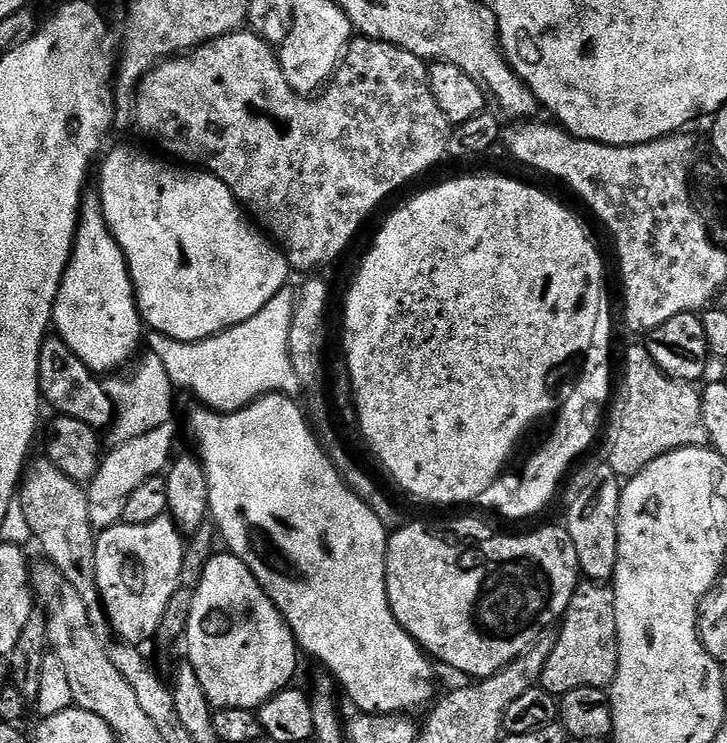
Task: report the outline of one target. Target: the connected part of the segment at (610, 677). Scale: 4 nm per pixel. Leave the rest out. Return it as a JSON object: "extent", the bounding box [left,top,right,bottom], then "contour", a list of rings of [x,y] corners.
{"extent":[539,582,618,697],"contour":[[[581,582],[576,585],[574,598],[570,598],[570,606],[564,612],[560,632],[555,633],[554,650],[550,650],[550,658],[546,662],[546,670],[542,670],[539,687],[545,688],[554,697],[565,696],[570,690],[579,688],[611,689],[614,678],[618,674],[618,622],[614,610],[616,595],[604,582]]]}

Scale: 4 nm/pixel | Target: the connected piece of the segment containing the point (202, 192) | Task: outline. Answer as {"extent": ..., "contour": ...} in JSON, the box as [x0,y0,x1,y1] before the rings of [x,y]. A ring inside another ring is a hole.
{"extent":[98,148,290,340],"contour":[[[112,148],[108,157],[100,164],[100,189],[98,195],[100,205],[104,211],[104,221],[108,224],[112,237],[118,242],[118,246],[124,251],[124,258],[128,263],[128,273],[132,275],[132,291],[136,298],[136,306],[140,309],[141,321],[151,331],[161,332],[171,340],[205,340],[216,336],[219,332],[225,332],[227,328],[238,326],[246,322],[246,318],[254,318],[274,294],[278,294],[289,283],[290,269],[284,253],[276,247],[275,243],[249,217],[246,215],[240,201],[234,198],[234,194],[222,183],[217,176],[213,176],[207,170],[184,170],[179,172],[171,163],[163,159],[155,160],[152,156],[143,156],[132,148]]]}

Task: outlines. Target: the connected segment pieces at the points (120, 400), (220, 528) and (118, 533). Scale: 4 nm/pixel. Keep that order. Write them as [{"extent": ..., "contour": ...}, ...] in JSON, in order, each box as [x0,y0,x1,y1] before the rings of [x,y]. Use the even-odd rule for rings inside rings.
[{"extent":[103,351,178,442],"contour":[[[145,351],[140,365],[129,376],[121,380],[108,378],[103,381],[104,389],[114,405],[114,429],[116,440],[123,442],[133,440],[155,428],[163,428],[172,416],[172,399],[178,395],[177,389],[170,382],[170,374],[166,374],[166,366],[153,352]]]},{"extent":[192,394,433,716],"contour":[[[284,394],[262,396],[240,412],[225,414],[211,410],[199,410],[200,412],[193,414],[192,432],[196,435],[197,446],[200,447],[198,459],[204,465],[206,482],[210,490],[210,502],[208,503],[210,520],[215,525],[219,539],[221,541],[224,539],[223,547],[242,562],[246,562],[250,574],[254,574],[254,578],[262,586],[262,590],[271,598],[274,606],[284,616],[284,621],[288,623],[296,639],[297,649],[303,655],[305,652],[306,655],[321,660],[328,667],[325,668],[327,675],[336,681],[345,697],[353,699],[357,703],[361,713],[386,716],[415,713],[415,708],[420,708],[428,699],[430,699],[429,701],[433,699],[431,668],[433,665],[424,649],[394,618],[394,614],[390,610],[388,591],[386,590],[389,529],[385,528],[383,522],[378,518],[378,514],[374,514],[374,510],[370,510],[370,506],[366,506],[366,502],[362,502],[362,498],[358,498],[345,485],[327,452],[324,451],[312,433],[305,409],[299,403],[296,405],[292,400],[295,399]]]},{"extent":[96,514,185,646],"contour":[[[167,514],[142,526],[121,522],[97,535],[96,581],[100,603],[113,633],[123,643],[140,646],[143,640],[159,633],[166,606],[178,589],[185,545],[185,537]]]}]

